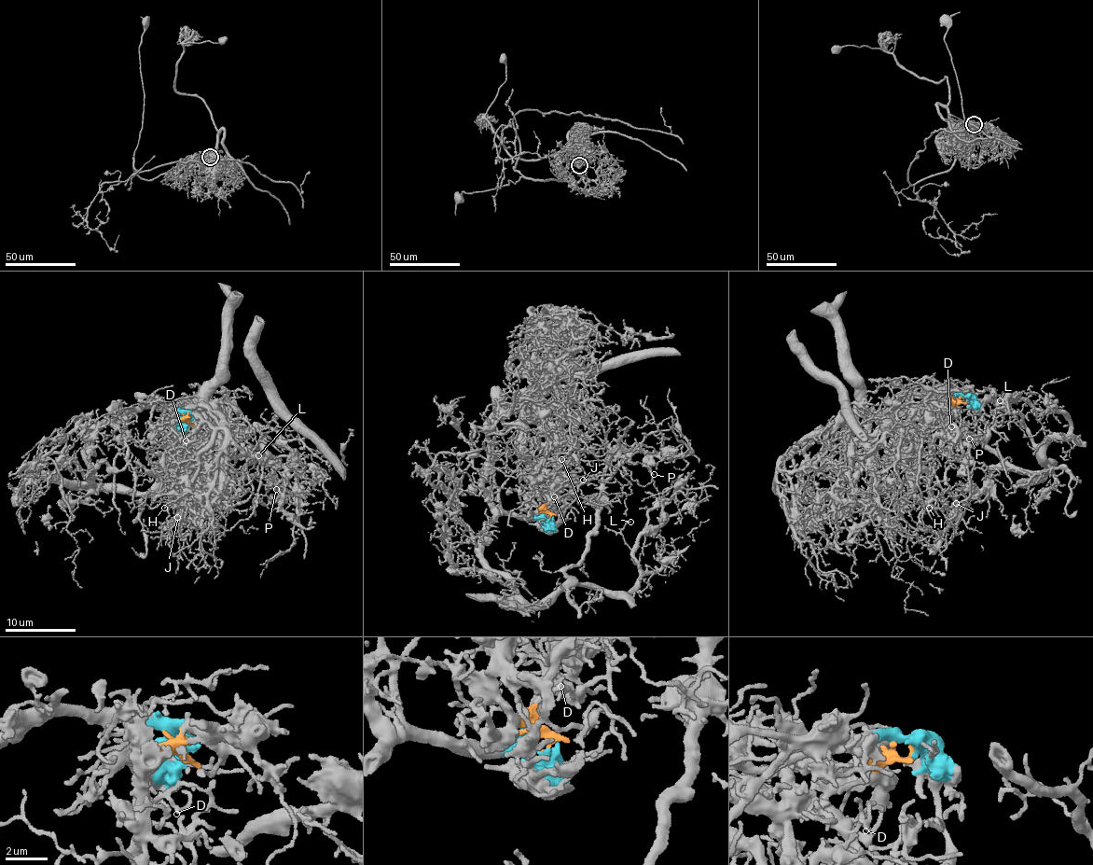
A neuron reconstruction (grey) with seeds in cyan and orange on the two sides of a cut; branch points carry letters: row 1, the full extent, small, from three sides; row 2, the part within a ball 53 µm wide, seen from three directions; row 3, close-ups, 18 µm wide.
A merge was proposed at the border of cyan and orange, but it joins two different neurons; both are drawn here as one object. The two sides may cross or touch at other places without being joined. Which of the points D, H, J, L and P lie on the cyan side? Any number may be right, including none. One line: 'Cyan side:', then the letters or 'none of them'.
Cyan side: L, P

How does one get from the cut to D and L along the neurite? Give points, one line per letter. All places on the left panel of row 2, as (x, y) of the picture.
D: (187, 421), (191, 417), (201, 423), (193, 428), (186, 440)
L: (187, 421), (145, 407), (109, 422), (86, 448), (92, 480), (206, 495), (258, 455)

